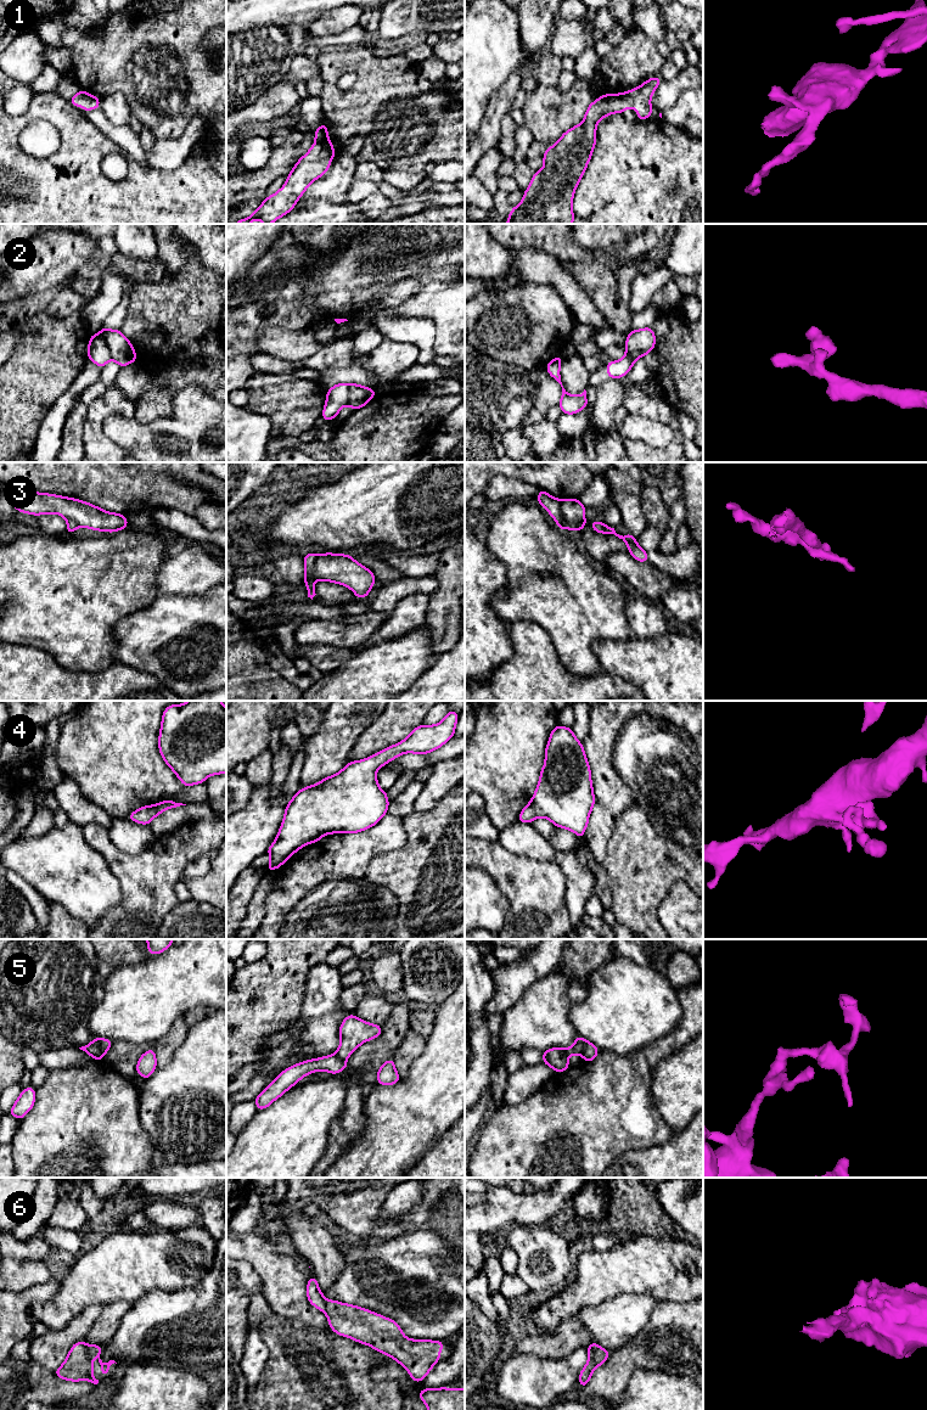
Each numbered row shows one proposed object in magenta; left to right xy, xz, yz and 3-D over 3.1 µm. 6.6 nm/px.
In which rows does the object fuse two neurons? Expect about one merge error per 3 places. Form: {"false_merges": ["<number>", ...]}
{"false_merges": ["2", "3", "5"]}

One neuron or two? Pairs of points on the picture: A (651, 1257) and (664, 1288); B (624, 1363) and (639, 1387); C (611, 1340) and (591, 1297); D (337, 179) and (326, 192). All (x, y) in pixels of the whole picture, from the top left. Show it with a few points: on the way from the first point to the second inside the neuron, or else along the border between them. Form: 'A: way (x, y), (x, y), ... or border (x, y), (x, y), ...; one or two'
A: way (655, 1264), (664, 1274), (664, 1281); one
B: border (661, 1369), (636, 1370), (622, 1397); two
C: border (622, 1295), (596, 1305), (588, 1305), (578, 1314); two
D: way (335, 183), (329, 189); one

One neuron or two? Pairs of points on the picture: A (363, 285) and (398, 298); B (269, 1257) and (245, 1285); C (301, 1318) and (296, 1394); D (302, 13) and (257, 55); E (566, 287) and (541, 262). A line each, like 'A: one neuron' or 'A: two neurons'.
A: two neurons
B: two neurons
C: two neurons
D: one neuron
E: one neuron

